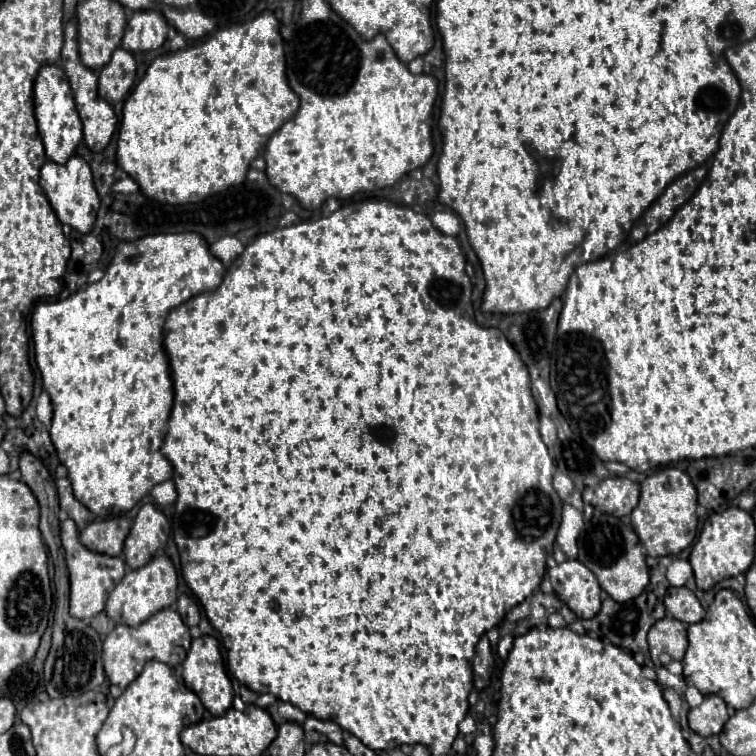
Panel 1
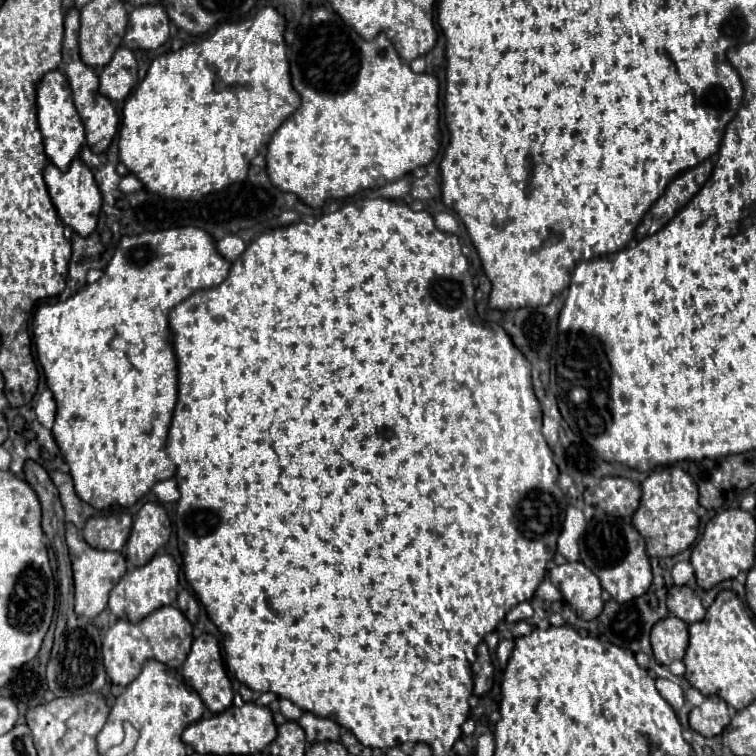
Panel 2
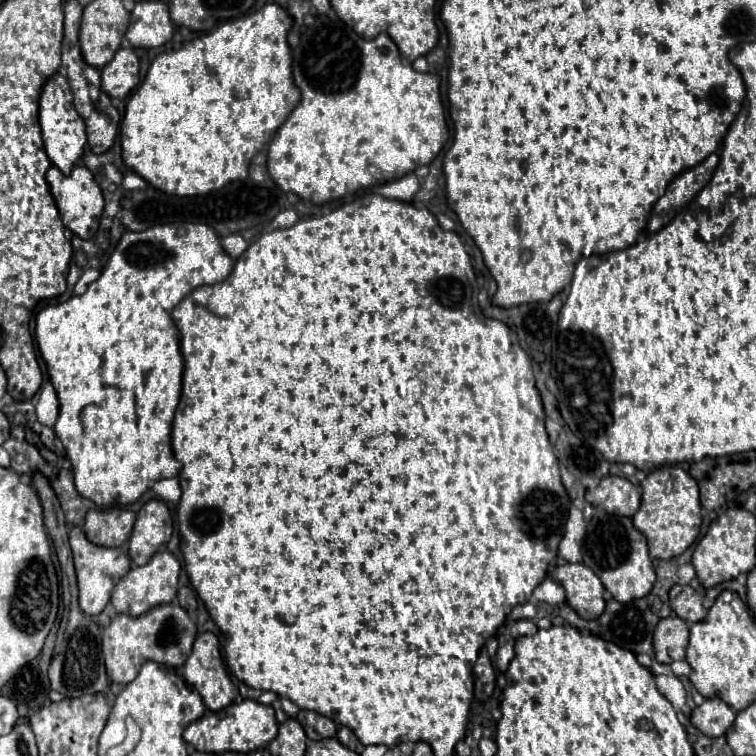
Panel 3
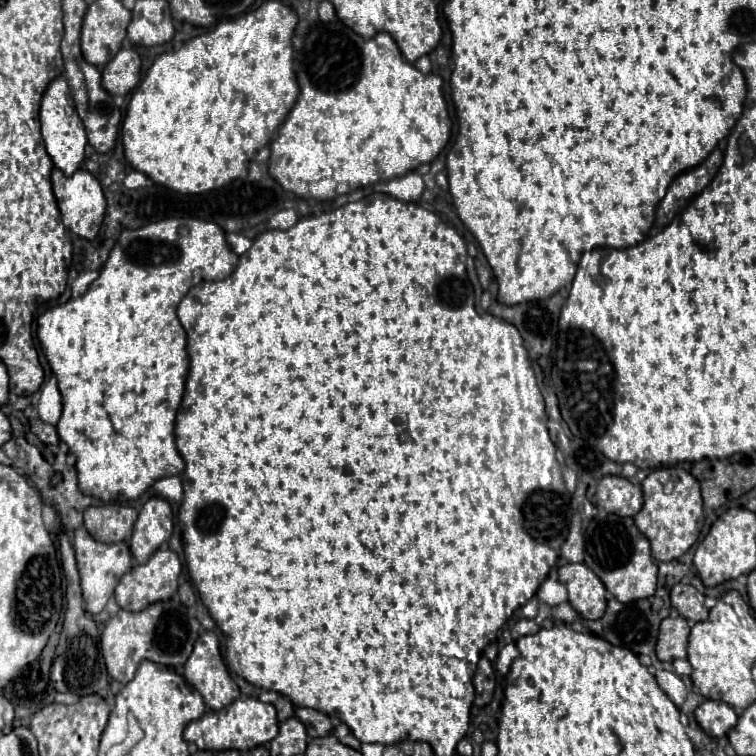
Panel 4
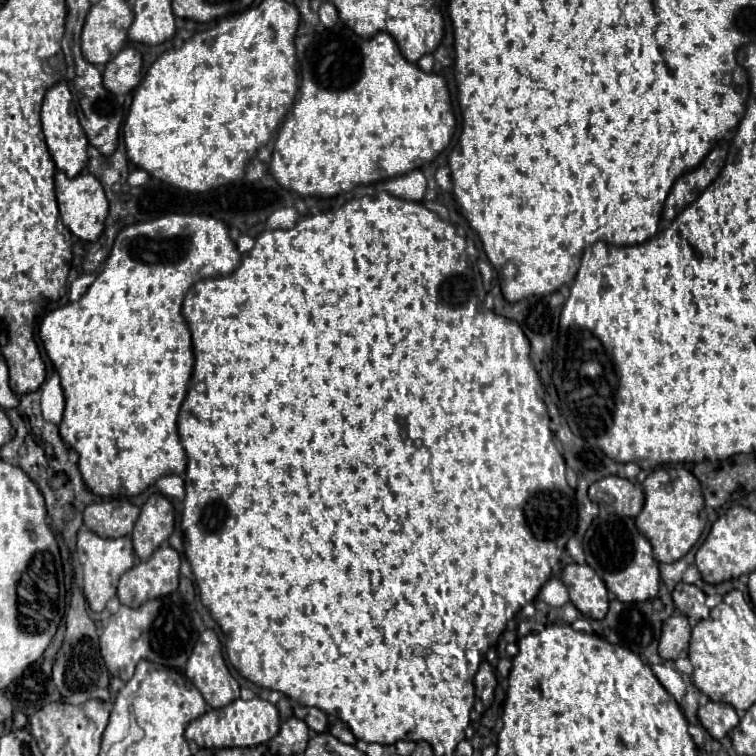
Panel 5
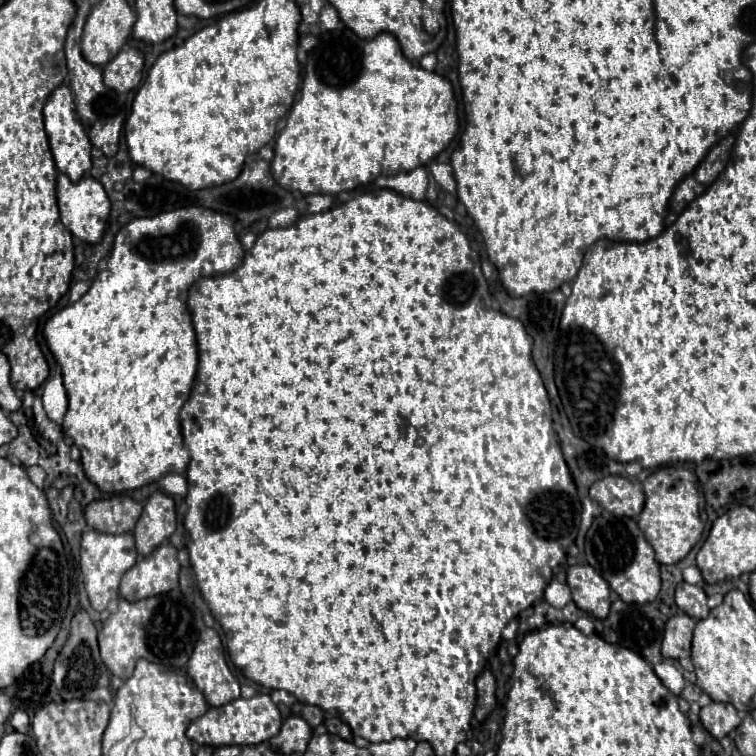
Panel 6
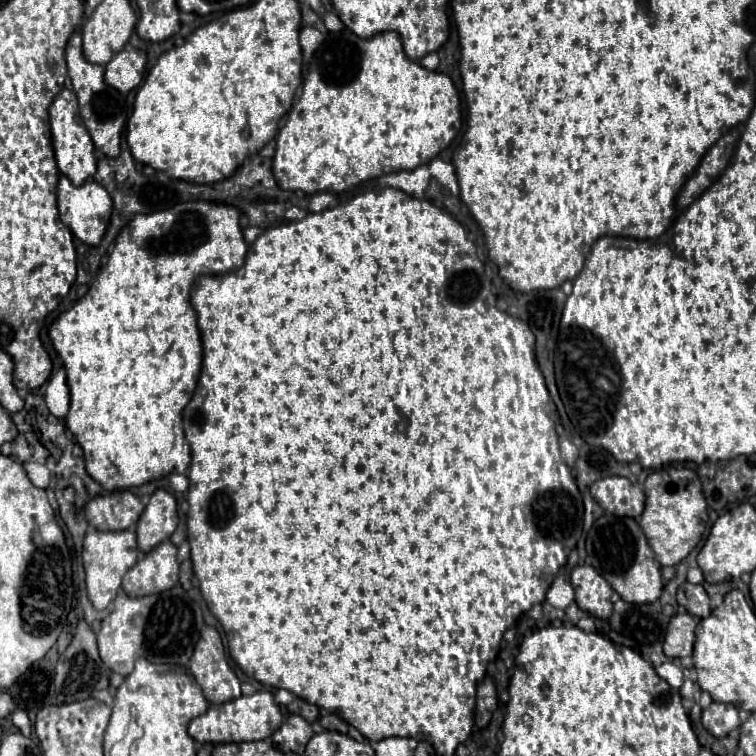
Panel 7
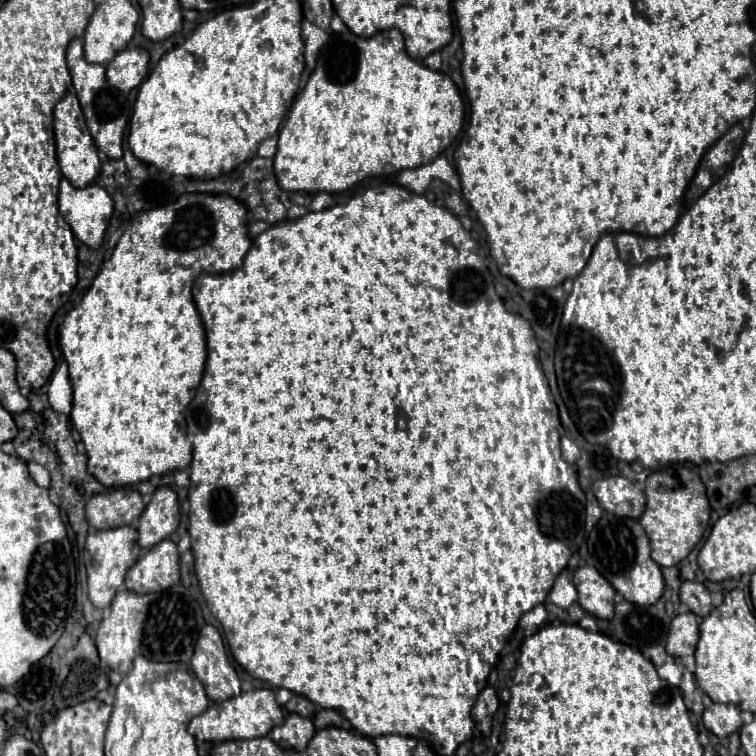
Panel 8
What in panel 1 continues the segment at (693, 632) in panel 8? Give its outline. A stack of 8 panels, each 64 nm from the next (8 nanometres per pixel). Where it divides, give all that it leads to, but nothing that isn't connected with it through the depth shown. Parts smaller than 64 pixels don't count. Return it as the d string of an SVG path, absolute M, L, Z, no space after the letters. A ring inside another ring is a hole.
M664 616L662 620L658 620L648 632L648 648L652 662L656 666L660 666L658 656L662 652L668 652L674 660L682 660L686 646L688 646L686 626L672 616Z

